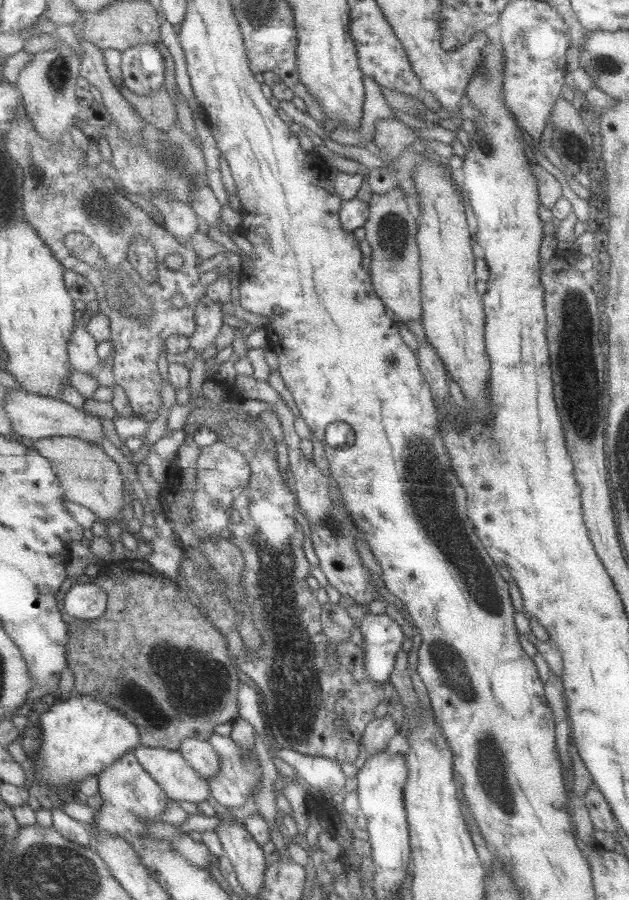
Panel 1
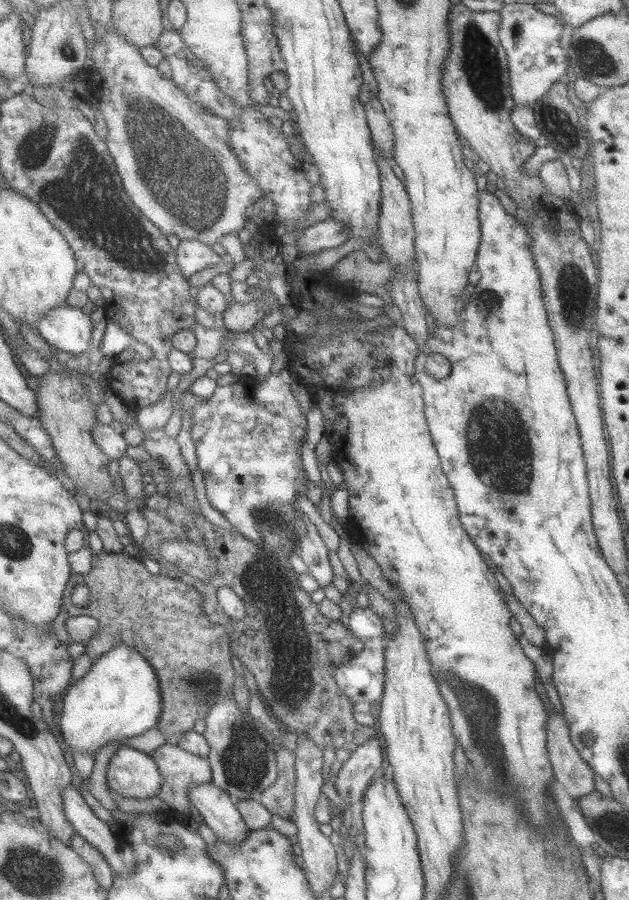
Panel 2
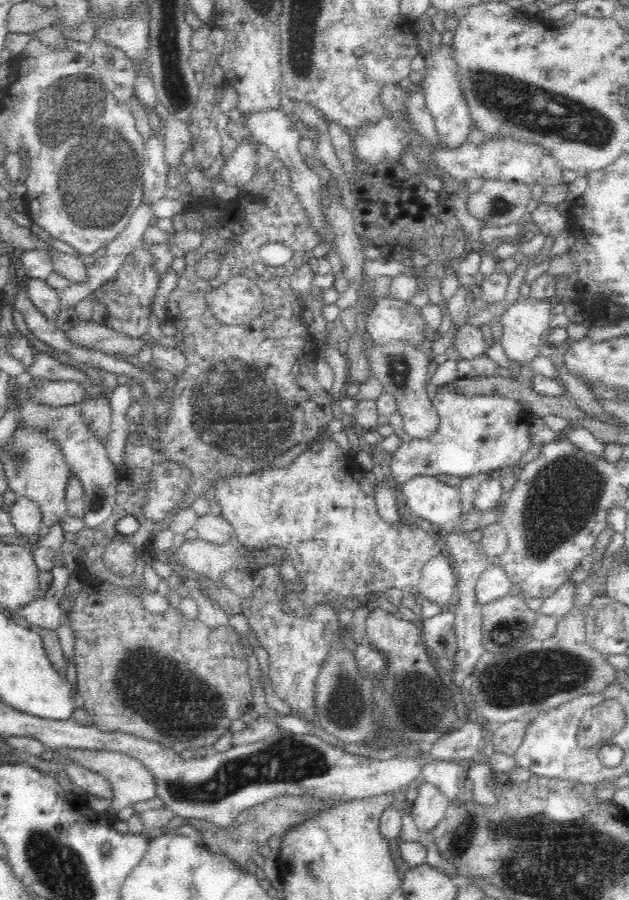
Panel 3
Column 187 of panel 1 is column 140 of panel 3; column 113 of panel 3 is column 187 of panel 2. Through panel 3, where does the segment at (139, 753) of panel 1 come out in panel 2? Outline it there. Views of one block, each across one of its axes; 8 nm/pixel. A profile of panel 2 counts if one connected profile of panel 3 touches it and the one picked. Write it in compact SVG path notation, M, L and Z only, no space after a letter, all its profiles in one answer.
M171 743L160 746L151 756L155 757L165 778L163 792L167 790L173 794L169 804L187 816L192 804L188 796L189 790L193 786L203 786L213 781L214 771L209 758L200 757L179 744Z

